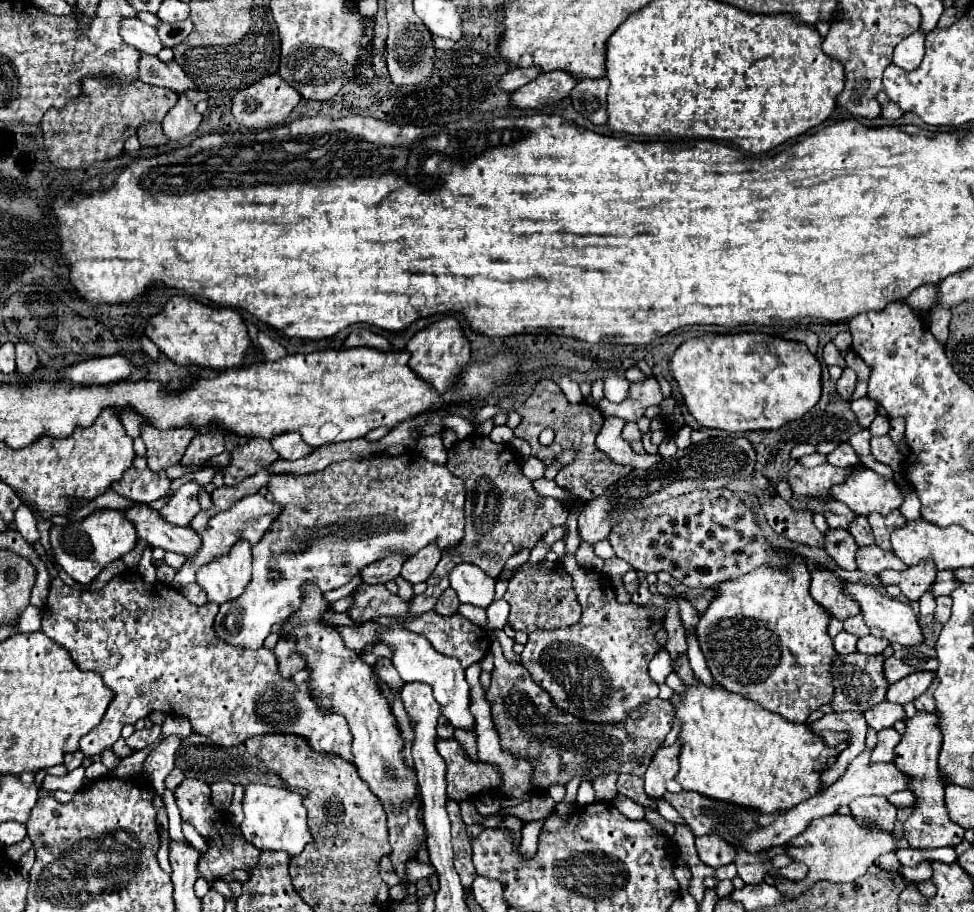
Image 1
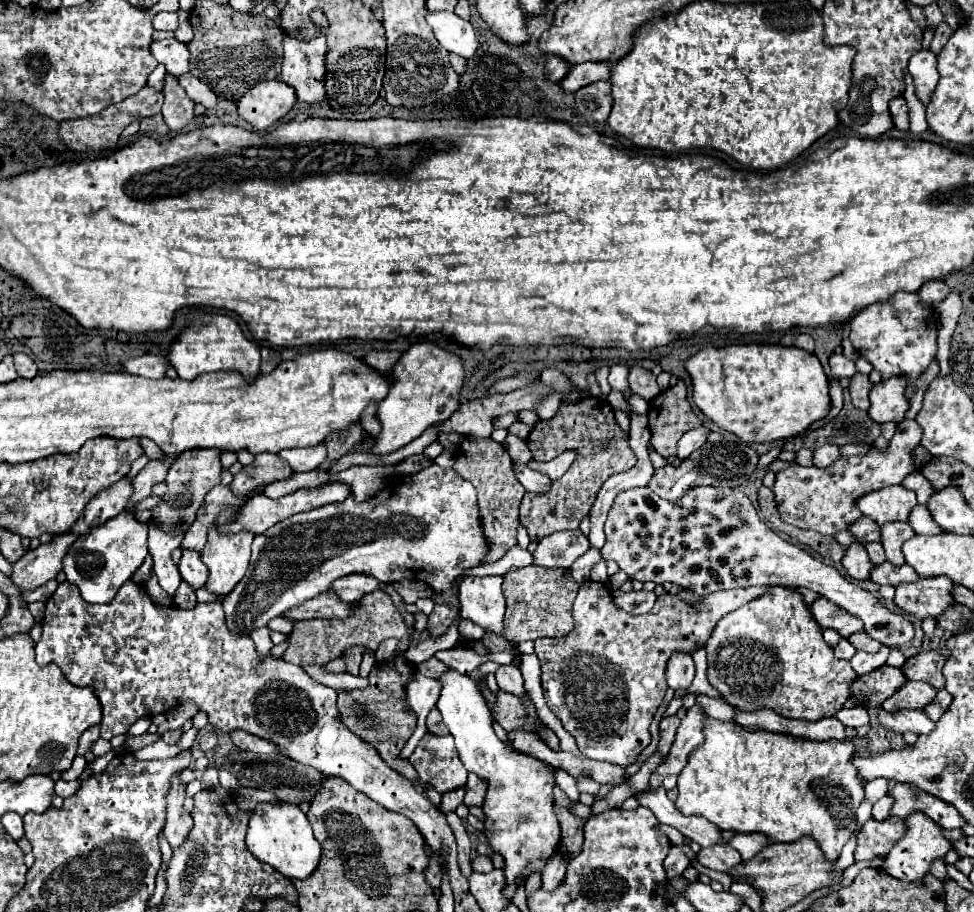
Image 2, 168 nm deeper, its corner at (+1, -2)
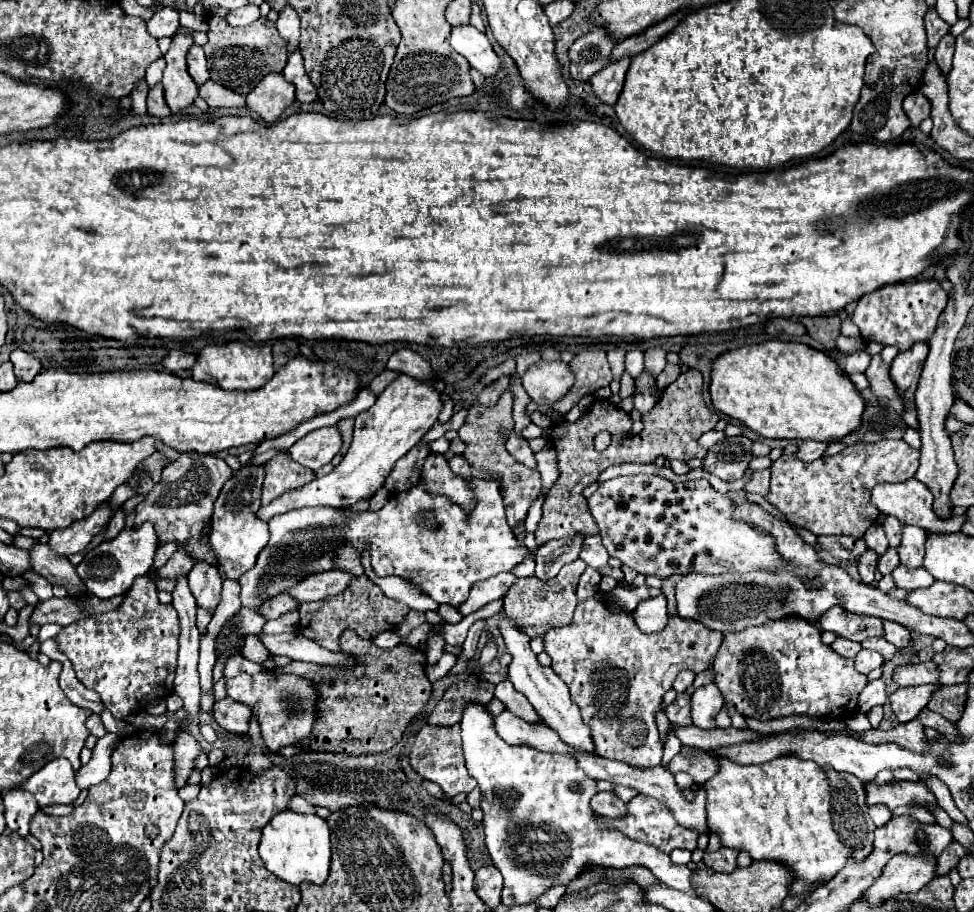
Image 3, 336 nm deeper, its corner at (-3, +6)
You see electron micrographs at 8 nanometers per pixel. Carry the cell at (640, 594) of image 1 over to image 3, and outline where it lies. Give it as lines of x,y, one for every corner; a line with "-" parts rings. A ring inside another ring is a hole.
724,702
723,709
726,710
732,721
732,726
735,728
748,728
744,717
728,702

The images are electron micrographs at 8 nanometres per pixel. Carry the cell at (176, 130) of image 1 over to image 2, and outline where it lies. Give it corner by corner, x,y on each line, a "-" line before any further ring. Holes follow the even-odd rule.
172,74
166,76
162,94
164,94
164,106
162,106
164,122
172,132
180,132
194,118
194,102
188,98
184,88

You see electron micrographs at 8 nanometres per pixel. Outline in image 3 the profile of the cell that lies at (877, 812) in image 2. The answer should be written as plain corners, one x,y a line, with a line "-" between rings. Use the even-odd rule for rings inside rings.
872,806
870,808
870,818
874,820
876,826
882,826
892,818
892,812
886,806

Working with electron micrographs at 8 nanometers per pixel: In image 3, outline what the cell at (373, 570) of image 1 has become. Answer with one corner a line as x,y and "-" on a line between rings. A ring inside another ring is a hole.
330,570
330,572
320,572
304,578
298,586
290,588
288,594
294,596
298,602
312,602
320,598
330,598
332,594
340,594
340,590
348,588
348,582
352,582
350,572
342,570

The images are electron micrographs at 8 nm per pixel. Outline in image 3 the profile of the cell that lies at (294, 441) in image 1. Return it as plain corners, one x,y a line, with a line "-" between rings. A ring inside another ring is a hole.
330,426
330,428
318,428
318,430
308,432
296,444
292,444
288,452
292,460
316,472
318,468
322,468
334,458
340,446
342,446
342,438
340,438
338,428

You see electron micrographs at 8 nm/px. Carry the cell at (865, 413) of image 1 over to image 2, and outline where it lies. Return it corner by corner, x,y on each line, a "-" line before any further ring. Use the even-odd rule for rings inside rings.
892,376
886,382
874,384
870,392
870,418
876,422
896,422
900,424
908,412
908,400
906,400
906,378
904,376

